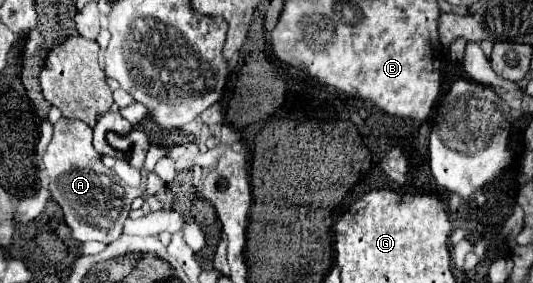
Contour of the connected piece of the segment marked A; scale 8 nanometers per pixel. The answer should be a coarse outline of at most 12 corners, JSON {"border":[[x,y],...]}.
{"border":[[61,118],[43,156],[71,238],[121,236],[139,188],[105,168],[91,126]]}

